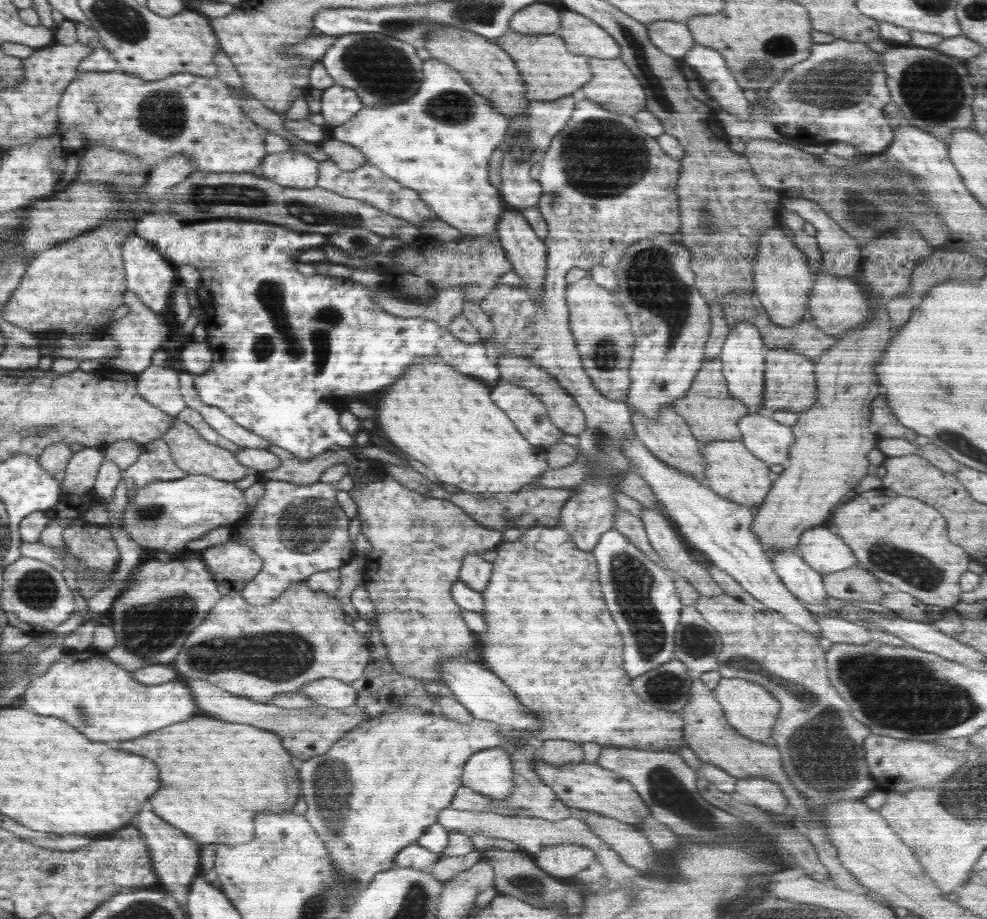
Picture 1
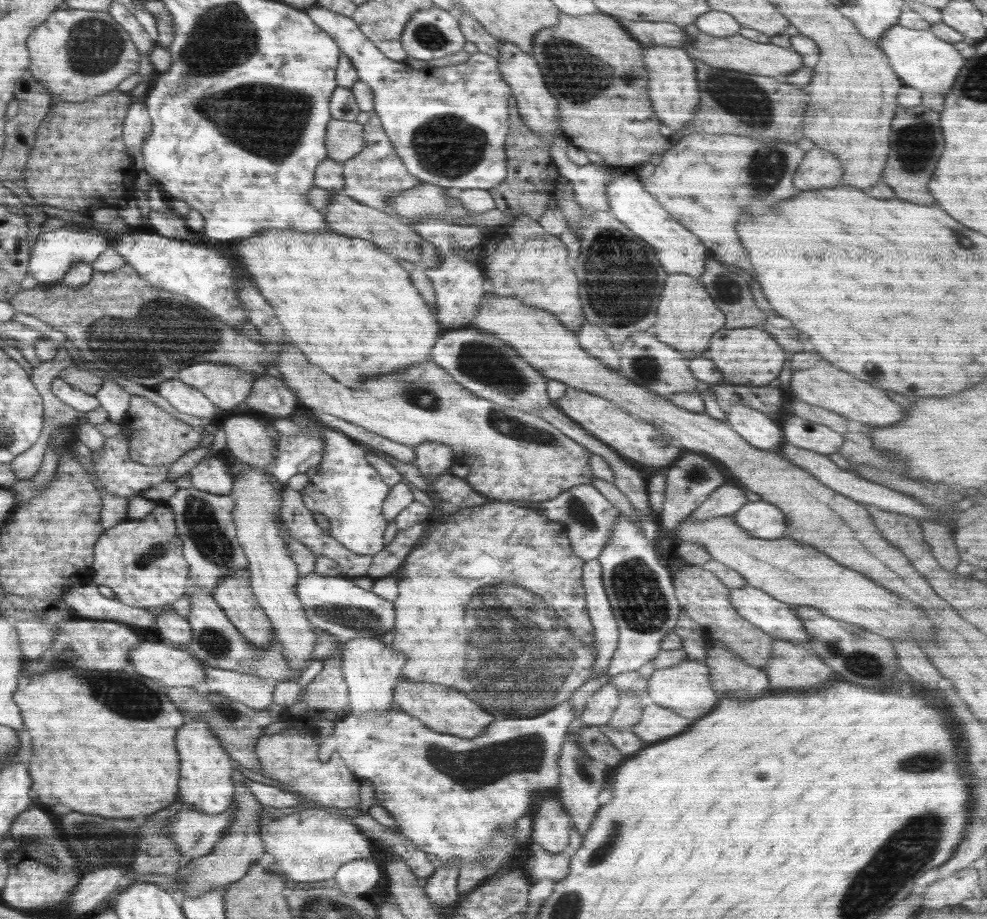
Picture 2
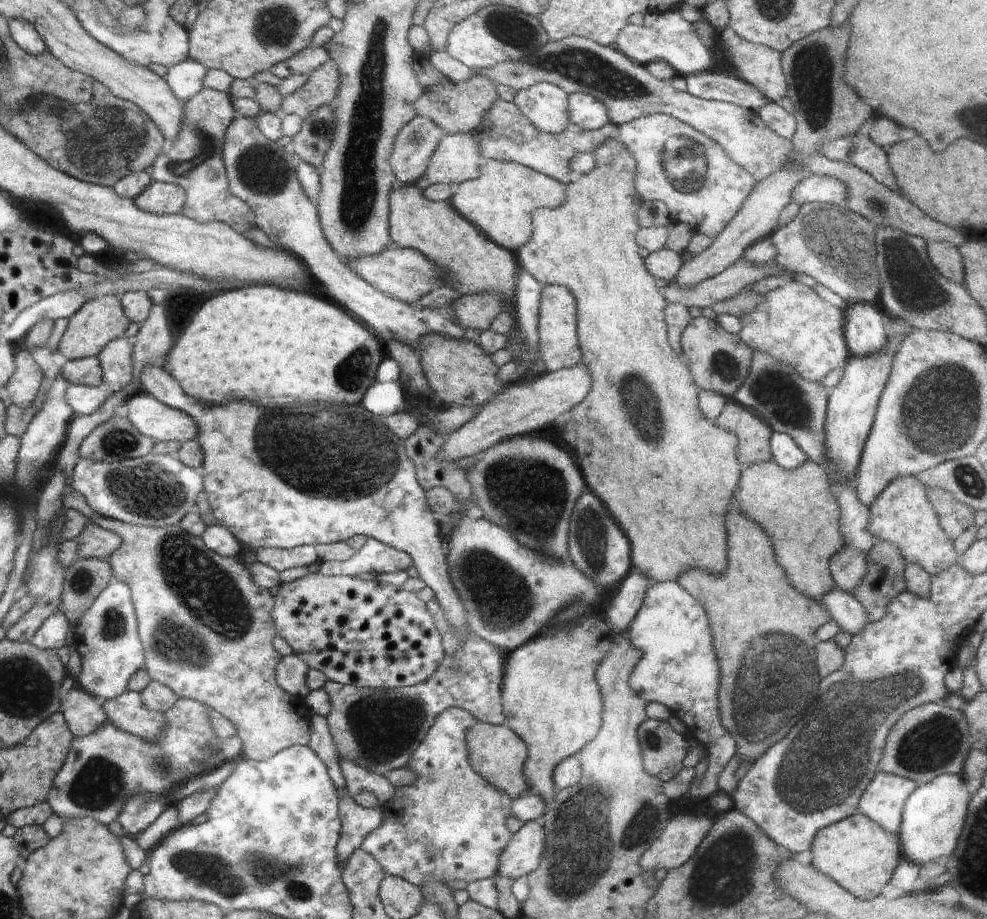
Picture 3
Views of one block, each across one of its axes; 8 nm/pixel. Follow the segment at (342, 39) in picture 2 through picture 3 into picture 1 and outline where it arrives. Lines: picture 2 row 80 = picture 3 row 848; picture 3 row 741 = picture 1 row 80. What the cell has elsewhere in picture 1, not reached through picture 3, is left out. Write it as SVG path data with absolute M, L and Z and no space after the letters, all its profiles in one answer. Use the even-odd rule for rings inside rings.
M432 59L423 64L422 82L420 82L418 92L416 92L412 98L390 106L370 107L364 105L363 109L358 111L352 118L350 118L350 120L347 120L340 126L332 128L332 138L343 143L351 144L360 149L360 151L366 155L366 162L370 163L372 166L376 166L376 168L381 170L387 177L393 178L396 182L402 184L402 186L416 190L416 192L420 194L420 200L426 204L426 208L432 210L435 217L440 221L447 222L450 226L460 230L462 234L482 236L483 234L488 234L497 230L498 221L505 205L498 187L495 187L491 182L488 182L488 167L492 153L503 142L506 128L508 128L508 120L506 120L506 116L498 114L498 110L490 105L490 100L486 99L484 95L474 91L472 85L456 69L447 66L444 62Z

